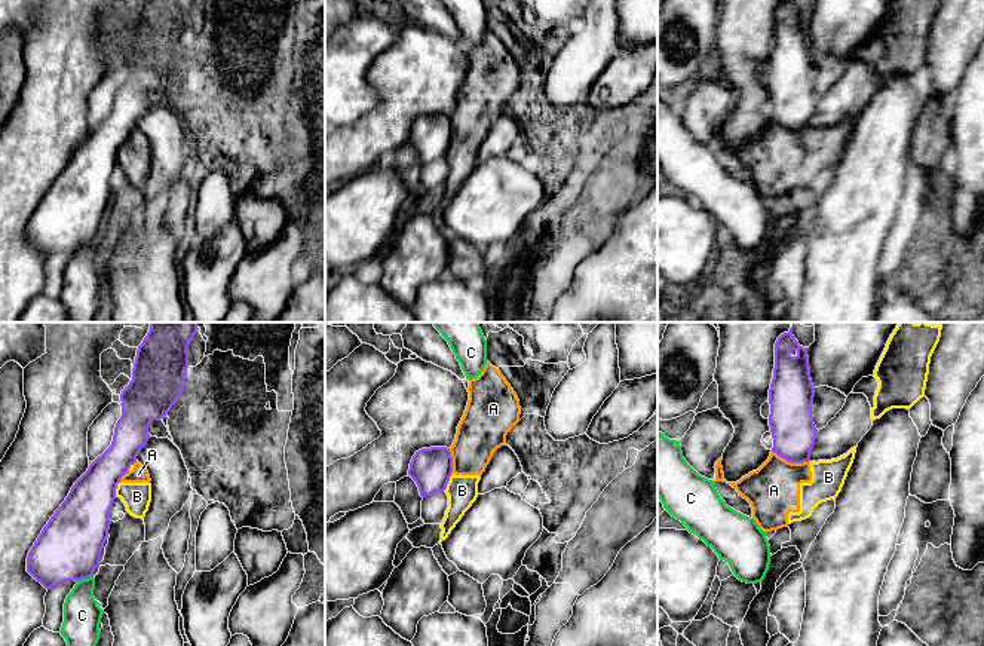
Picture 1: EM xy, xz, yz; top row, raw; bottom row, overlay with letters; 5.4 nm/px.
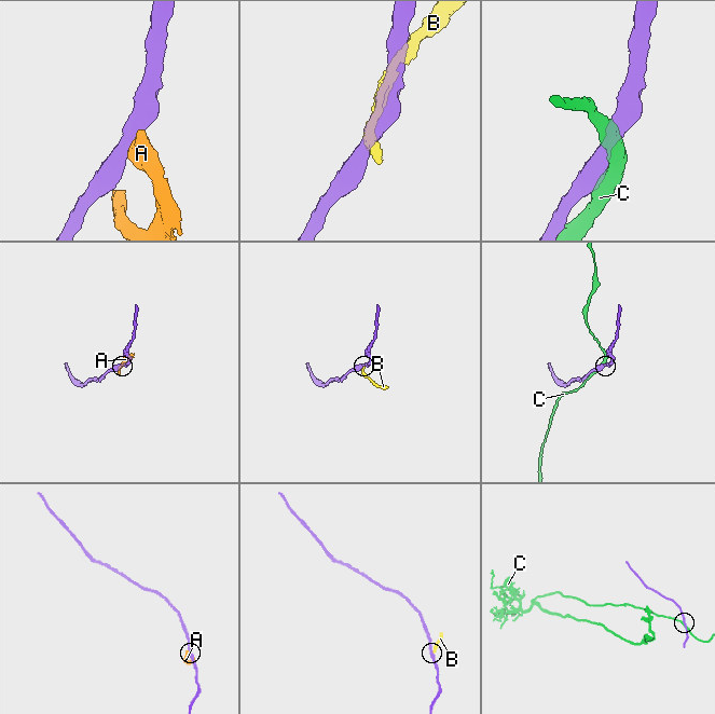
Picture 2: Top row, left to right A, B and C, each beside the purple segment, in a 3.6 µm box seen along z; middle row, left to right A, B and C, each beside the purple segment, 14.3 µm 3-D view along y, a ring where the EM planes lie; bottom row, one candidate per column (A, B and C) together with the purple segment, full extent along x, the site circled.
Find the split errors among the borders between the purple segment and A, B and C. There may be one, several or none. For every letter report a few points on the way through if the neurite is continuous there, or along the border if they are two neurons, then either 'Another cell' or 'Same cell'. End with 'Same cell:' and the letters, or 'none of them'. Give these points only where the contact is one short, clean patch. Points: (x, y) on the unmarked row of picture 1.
A: Boundary: yz (772, 118), (791, 129), (809, 128). Another cell
B: Boundary: xz (451, 140), (444, 156). Another cell
C: Another cell
Same cell: none of them

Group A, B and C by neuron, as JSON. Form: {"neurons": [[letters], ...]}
{"neurons": [["A", "B"], ["C"]]}

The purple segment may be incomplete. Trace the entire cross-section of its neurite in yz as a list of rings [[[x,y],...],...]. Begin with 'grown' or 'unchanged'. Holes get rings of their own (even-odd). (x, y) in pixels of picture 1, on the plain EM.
unchanged; [[[784,0],[775,10],[769,94],[772,119],[787,129],[810,128],[818,101],[812,83],[813,64],[807,15],[800,13],[793,0]]]

